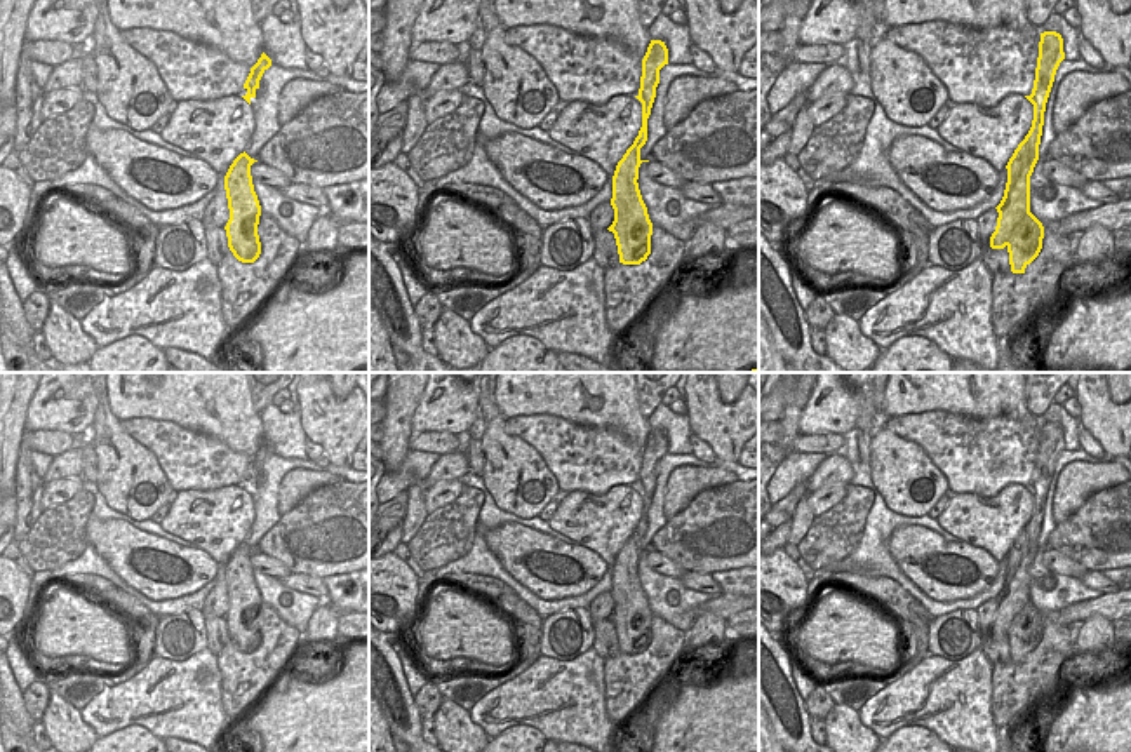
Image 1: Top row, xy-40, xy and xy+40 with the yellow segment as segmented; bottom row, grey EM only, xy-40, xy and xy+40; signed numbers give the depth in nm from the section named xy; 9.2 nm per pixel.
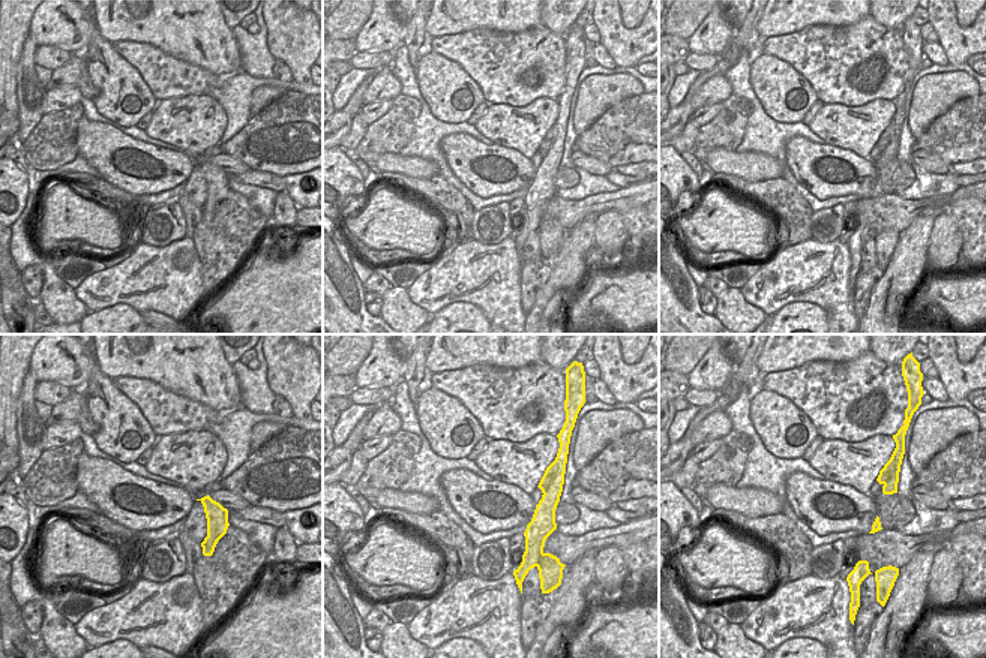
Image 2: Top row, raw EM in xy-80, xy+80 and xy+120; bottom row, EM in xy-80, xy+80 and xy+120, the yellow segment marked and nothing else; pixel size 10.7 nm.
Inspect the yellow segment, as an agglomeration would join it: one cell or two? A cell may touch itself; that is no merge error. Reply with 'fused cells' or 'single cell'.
fused cells

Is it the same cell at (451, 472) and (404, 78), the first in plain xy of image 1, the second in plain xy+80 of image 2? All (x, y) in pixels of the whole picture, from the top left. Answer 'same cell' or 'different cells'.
different cells

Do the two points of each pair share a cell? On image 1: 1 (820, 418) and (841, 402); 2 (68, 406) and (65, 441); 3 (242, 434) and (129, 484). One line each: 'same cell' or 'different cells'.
1: same cell
2: different cells
3: different cells

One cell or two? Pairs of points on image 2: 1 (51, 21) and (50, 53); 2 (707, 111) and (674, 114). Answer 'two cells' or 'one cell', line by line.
1: two cells
2: two cells

